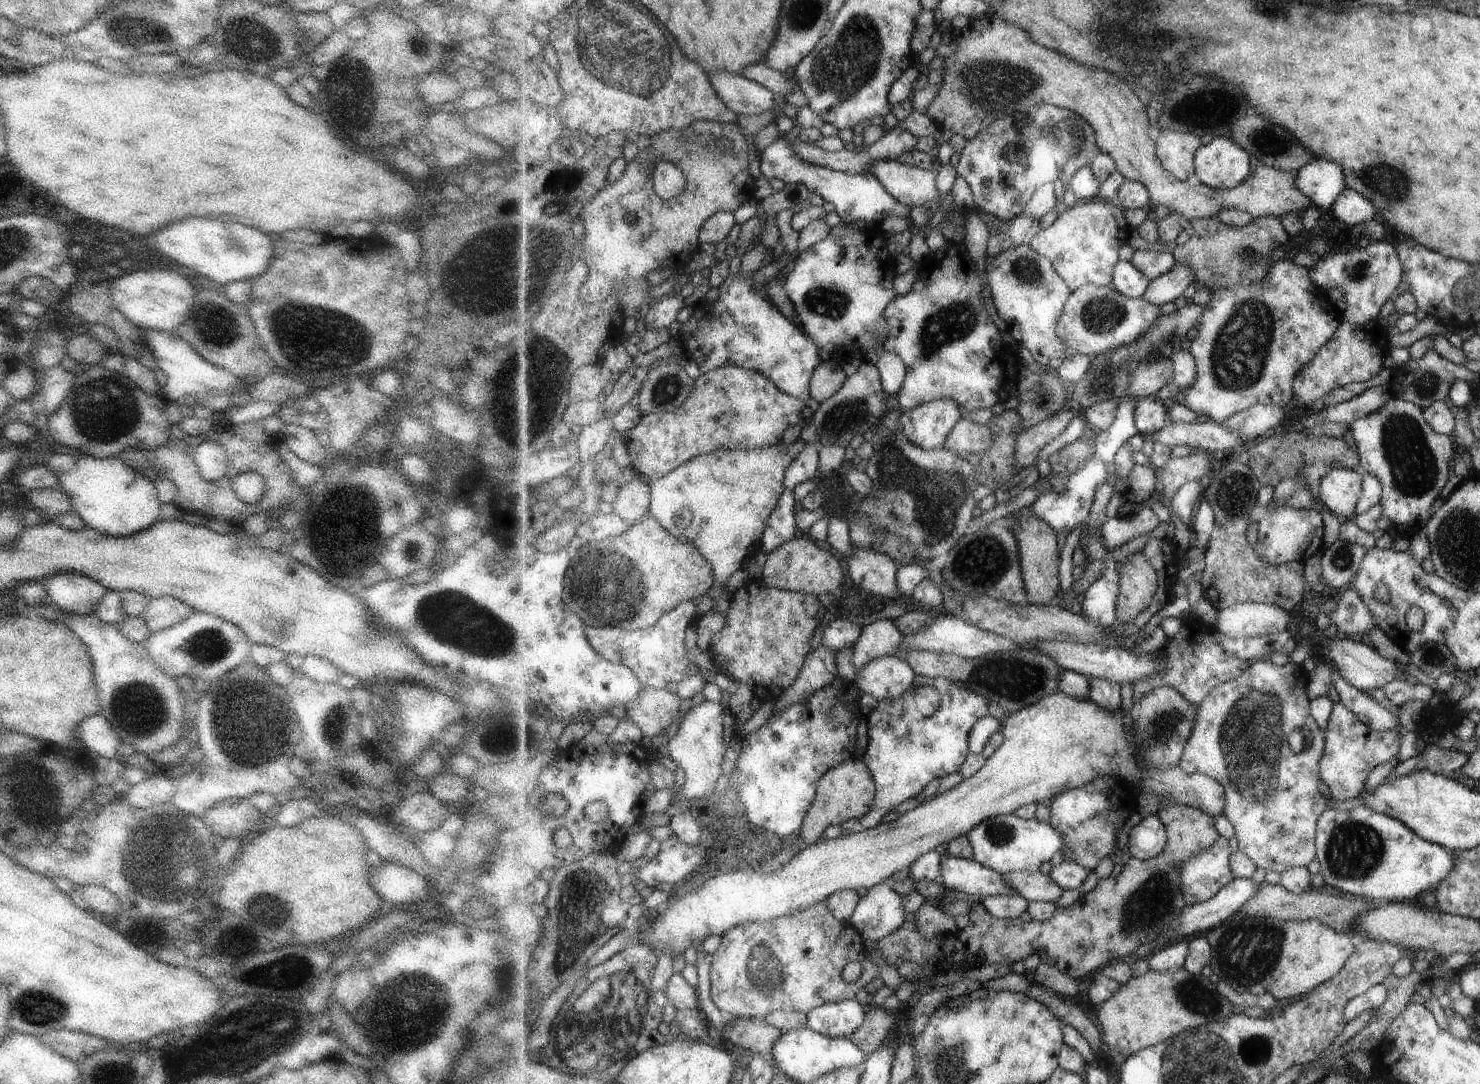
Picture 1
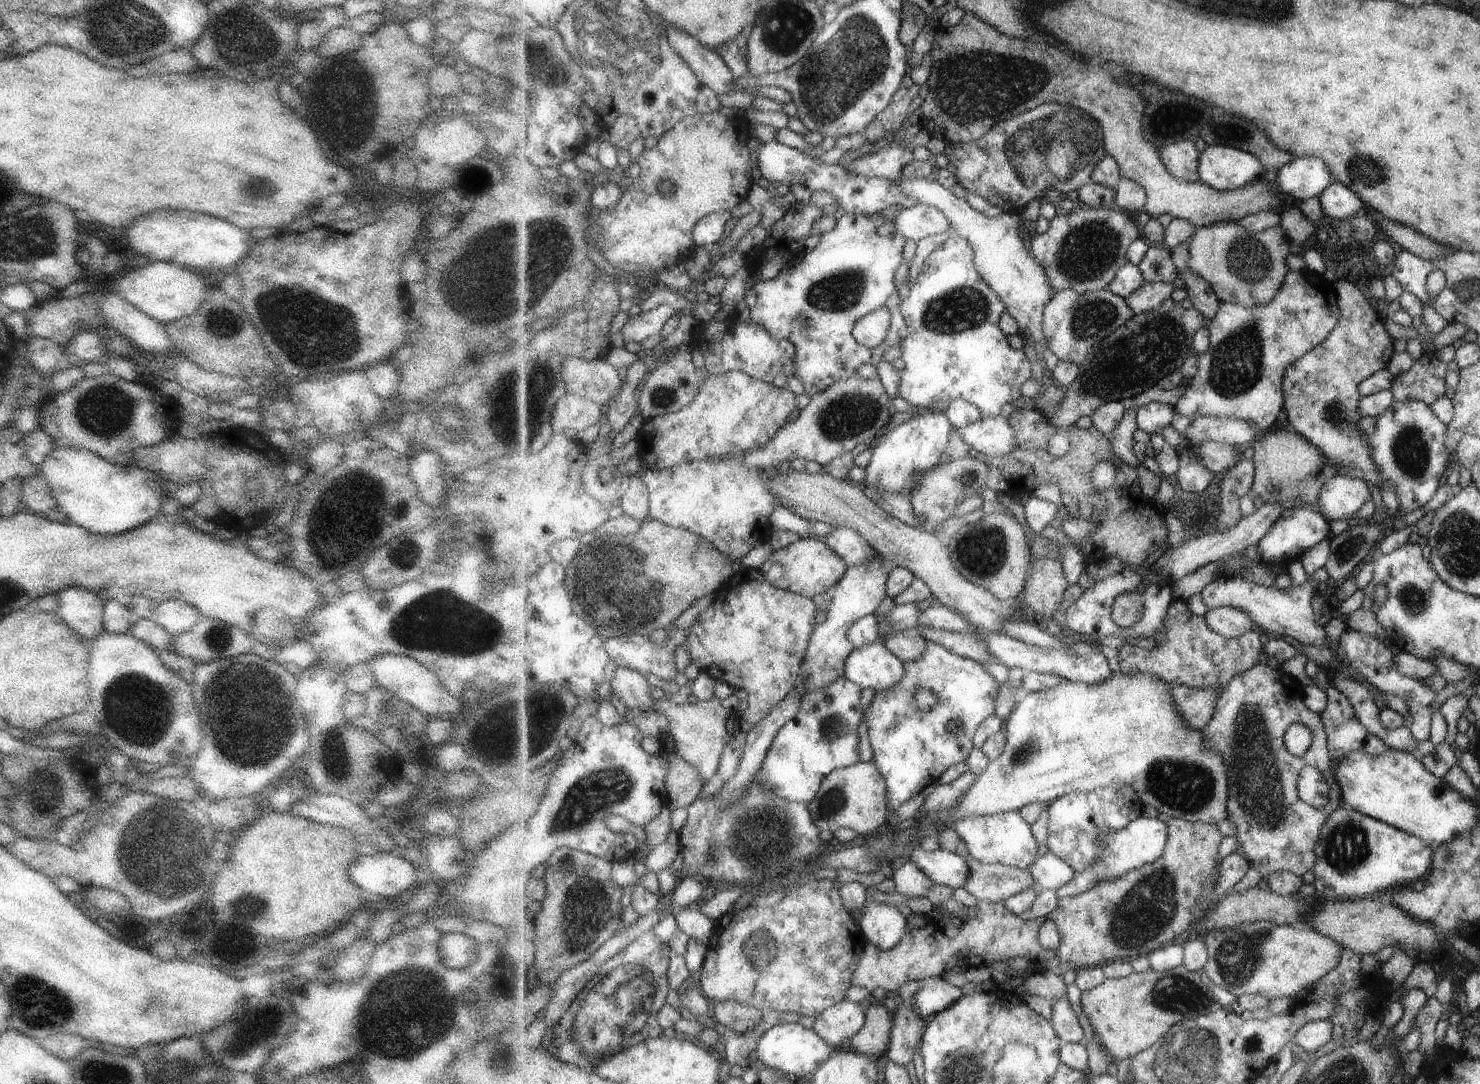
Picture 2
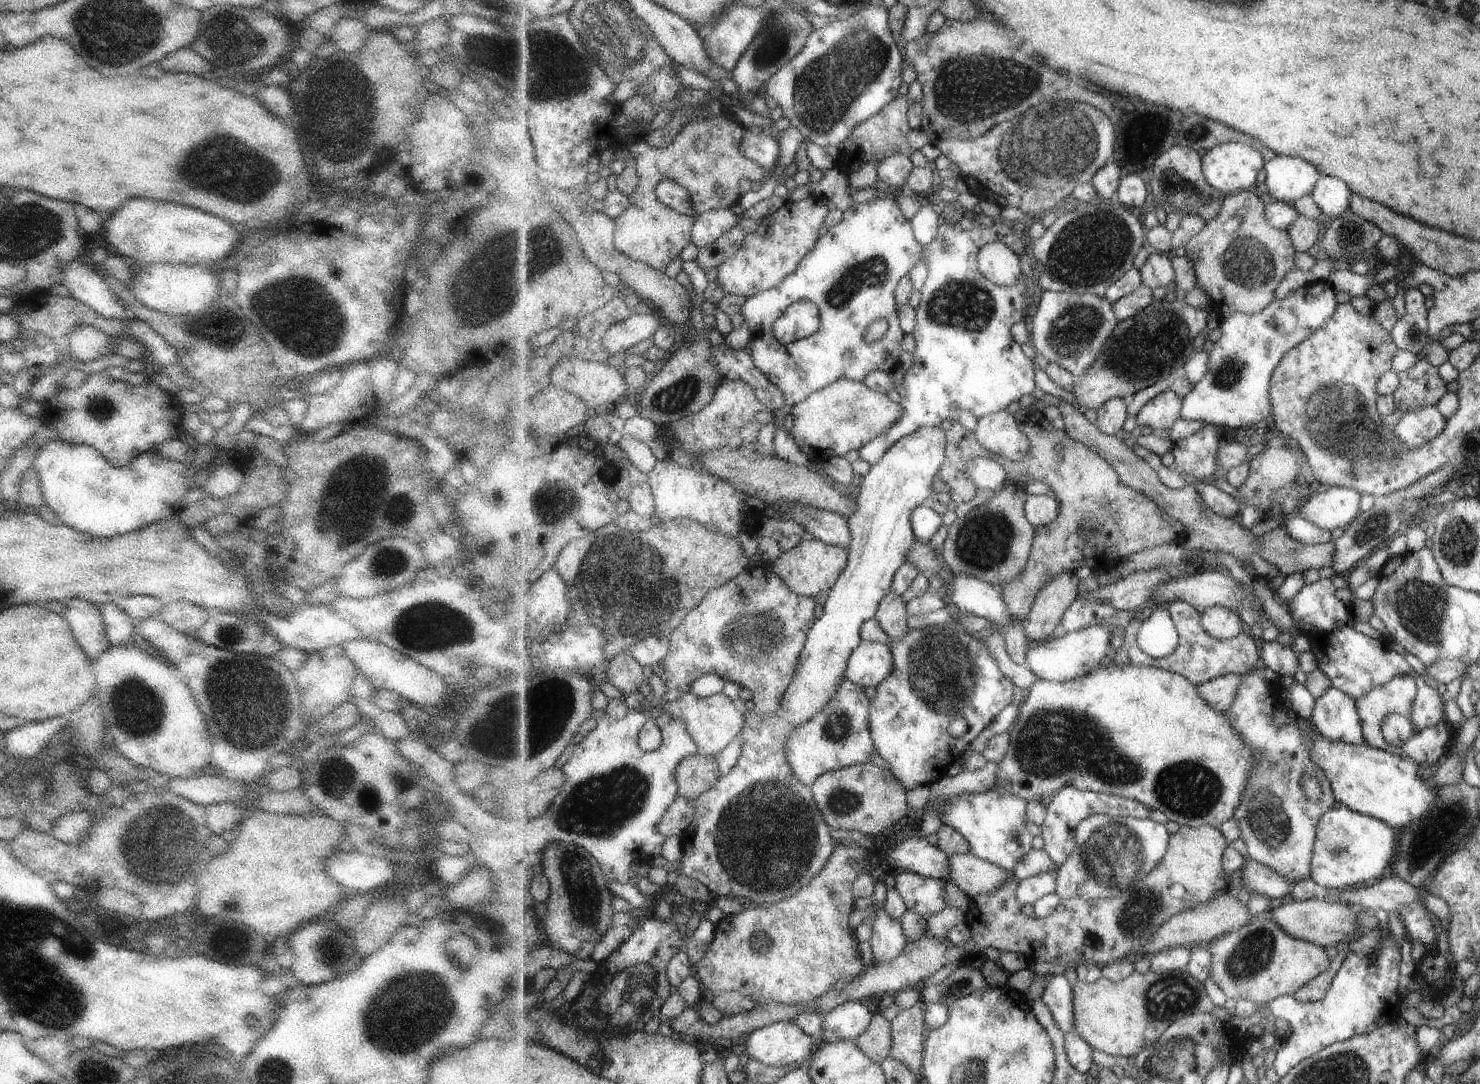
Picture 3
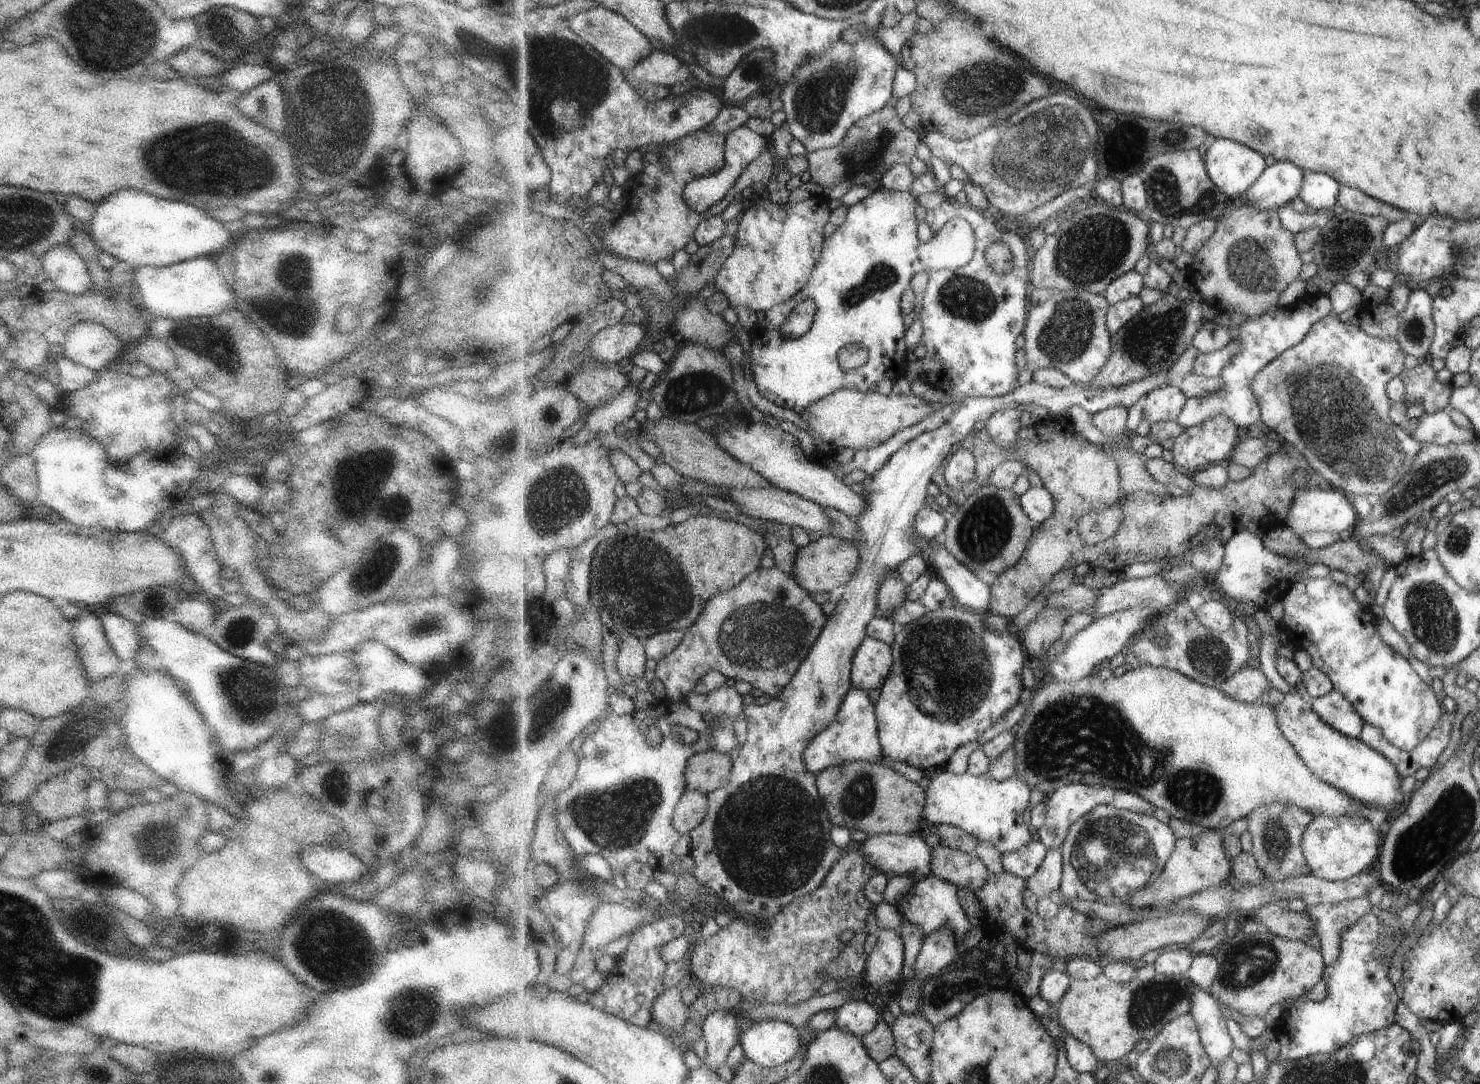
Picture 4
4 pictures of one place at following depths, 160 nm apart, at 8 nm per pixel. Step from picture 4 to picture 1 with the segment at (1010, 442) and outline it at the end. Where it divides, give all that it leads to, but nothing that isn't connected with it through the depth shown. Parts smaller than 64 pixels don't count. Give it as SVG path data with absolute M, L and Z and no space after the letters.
M966 416L950 432L944 447L957 454L982 453L992 446L993 441L994 434L989 425L976 423Z

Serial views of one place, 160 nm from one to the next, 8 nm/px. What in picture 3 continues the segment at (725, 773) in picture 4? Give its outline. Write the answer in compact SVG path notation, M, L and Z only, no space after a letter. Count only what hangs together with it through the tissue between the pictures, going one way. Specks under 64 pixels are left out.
M699 753L688 756L676 768L678 796L695 802L698 796L713 788L721 777L716 757Z

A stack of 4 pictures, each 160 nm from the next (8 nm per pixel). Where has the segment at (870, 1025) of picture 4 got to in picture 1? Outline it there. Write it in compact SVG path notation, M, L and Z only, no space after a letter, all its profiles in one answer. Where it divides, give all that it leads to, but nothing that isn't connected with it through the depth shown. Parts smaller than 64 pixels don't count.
M855 999L825 1003L807 1015L806 1026L822 1035L849 1038L865 1022L866 1011Z

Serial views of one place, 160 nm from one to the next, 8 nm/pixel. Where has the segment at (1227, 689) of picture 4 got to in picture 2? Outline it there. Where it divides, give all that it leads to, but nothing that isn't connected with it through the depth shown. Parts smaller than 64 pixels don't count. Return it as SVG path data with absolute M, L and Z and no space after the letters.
M1176 685L1172 695L1184 721L1193 728L1204 729L1213 718L1222 692L1216 688L1196 689Z

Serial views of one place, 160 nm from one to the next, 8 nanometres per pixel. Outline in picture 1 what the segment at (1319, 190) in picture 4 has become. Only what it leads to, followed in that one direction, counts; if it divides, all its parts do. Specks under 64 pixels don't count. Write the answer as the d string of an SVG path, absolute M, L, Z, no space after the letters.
M1349 187L1335 199L1330 211L1334 218L1350 226L1372 221L1375 215L1379 215L1371 200Z

